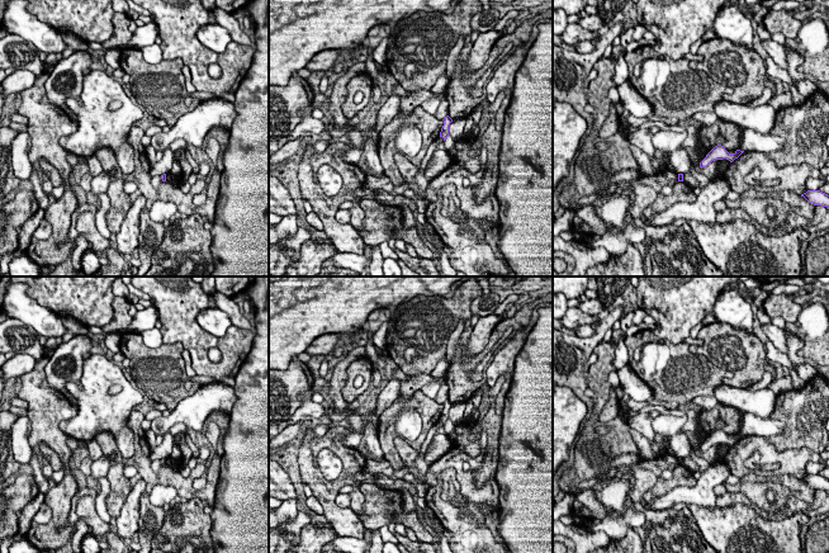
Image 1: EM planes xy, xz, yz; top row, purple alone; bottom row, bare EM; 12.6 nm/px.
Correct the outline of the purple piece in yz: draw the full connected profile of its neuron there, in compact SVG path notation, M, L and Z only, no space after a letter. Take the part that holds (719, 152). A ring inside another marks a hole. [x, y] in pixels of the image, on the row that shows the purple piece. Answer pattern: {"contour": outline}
{"contour": "M717 145L715 146L706 157L700 162L700 167L706 167L709 164L711 164L715 160L723 160L726 159L730 162L733 162L735 159L738 159L744 151L736 150L734 153L729 153L724 146Z"}

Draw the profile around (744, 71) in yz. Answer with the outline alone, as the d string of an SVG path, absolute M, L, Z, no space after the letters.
M716 38L704 42L697 55L704 61L690 61L691 68L706 72L714 81L734 90L733 94L724 94L724 100L748 104L762 96L766 86L776 95L773 80L766 76L764 60L757 52Z

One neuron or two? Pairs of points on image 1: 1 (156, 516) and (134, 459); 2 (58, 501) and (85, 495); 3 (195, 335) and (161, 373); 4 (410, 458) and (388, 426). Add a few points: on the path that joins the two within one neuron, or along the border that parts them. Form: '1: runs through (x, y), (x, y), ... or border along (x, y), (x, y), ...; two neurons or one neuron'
1: runs through (146, 502), (148, 488), (147, 473); one neuron
2: border along (77, 490), (72, 497), (67, 518), (72, 525); two neurons
3: border along (164, 343), (180, 343), (184, 348); two neurons
4: border along (397, 435), (394, 448), (404, 466); two neurons

